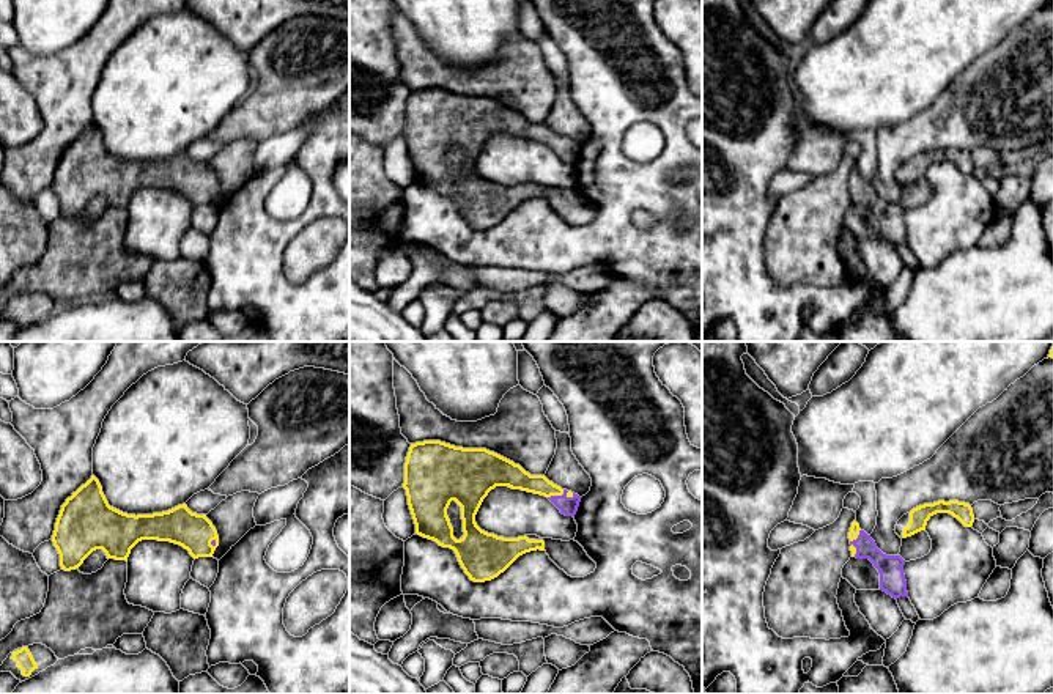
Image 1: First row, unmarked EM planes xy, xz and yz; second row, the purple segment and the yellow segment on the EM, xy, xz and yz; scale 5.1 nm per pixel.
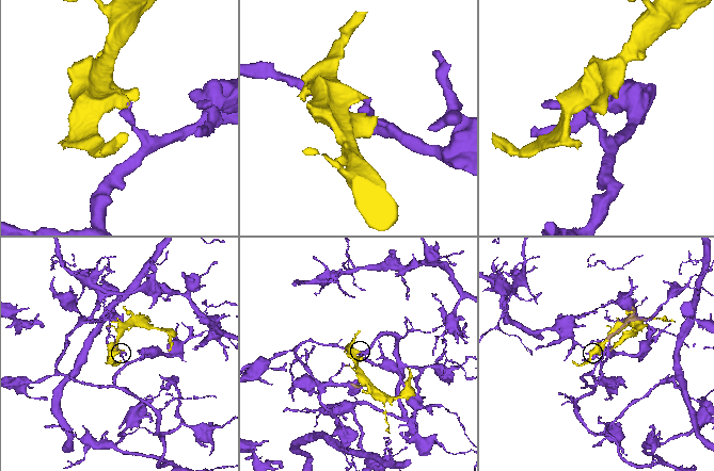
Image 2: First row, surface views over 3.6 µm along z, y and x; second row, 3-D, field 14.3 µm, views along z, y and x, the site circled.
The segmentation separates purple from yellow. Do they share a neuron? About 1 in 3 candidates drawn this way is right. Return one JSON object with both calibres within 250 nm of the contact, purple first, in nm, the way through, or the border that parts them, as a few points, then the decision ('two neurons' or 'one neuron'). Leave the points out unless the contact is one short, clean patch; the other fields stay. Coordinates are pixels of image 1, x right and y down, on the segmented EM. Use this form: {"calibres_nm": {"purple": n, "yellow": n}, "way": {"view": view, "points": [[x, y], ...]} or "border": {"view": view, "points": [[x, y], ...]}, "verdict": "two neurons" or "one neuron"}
{"calibres_nm": {"purple": 100, "yellow": 110}, "verdict": "two neurons"}

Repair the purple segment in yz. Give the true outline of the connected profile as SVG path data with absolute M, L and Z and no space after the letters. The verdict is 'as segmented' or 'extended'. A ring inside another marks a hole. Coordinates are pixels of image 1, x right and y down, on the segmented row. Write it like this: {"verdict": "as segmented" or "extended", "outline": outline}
{"verdict": "as segmented", "outline": "M864 530L856 540L850 541L856 548L856 559L869 559L880 573L880 590L892 598L908 596L903 574L905 560L900 556L883 554L875 541Z"}

